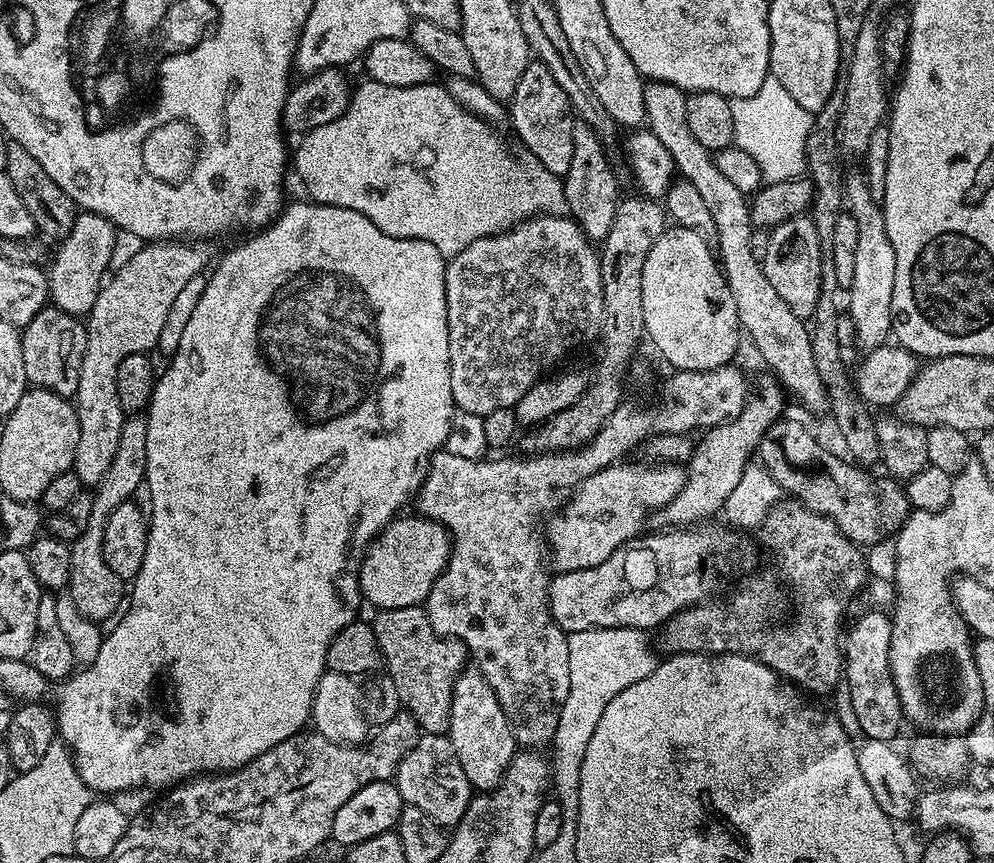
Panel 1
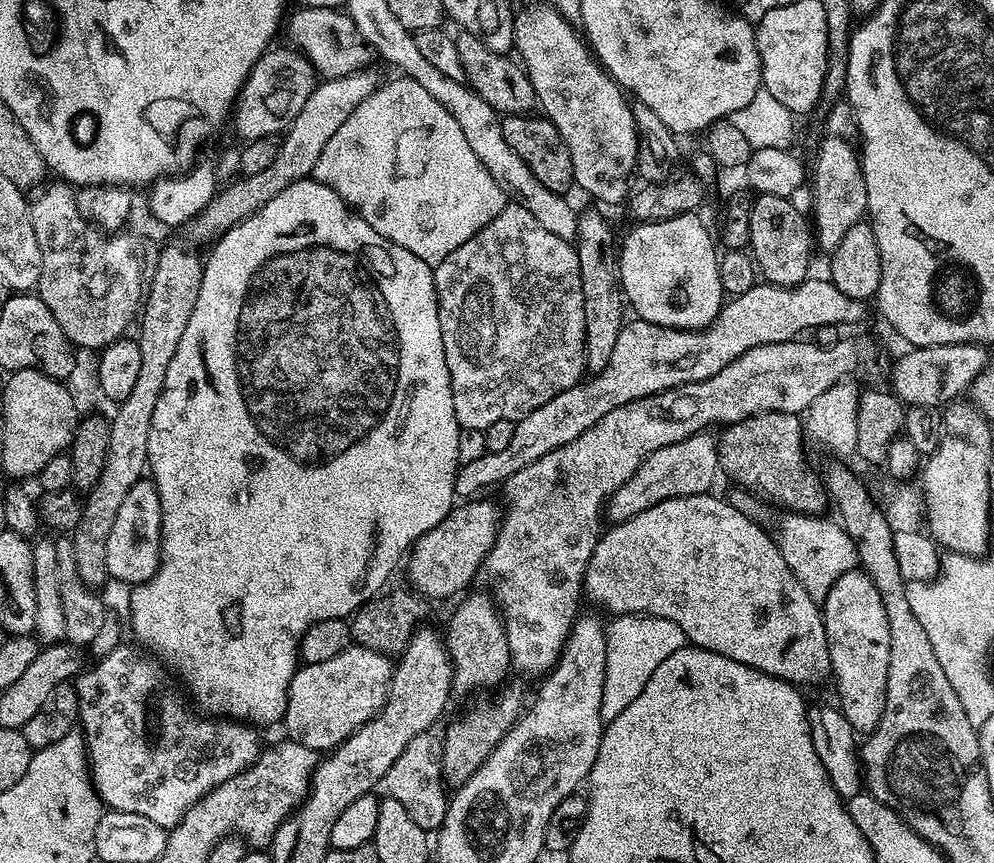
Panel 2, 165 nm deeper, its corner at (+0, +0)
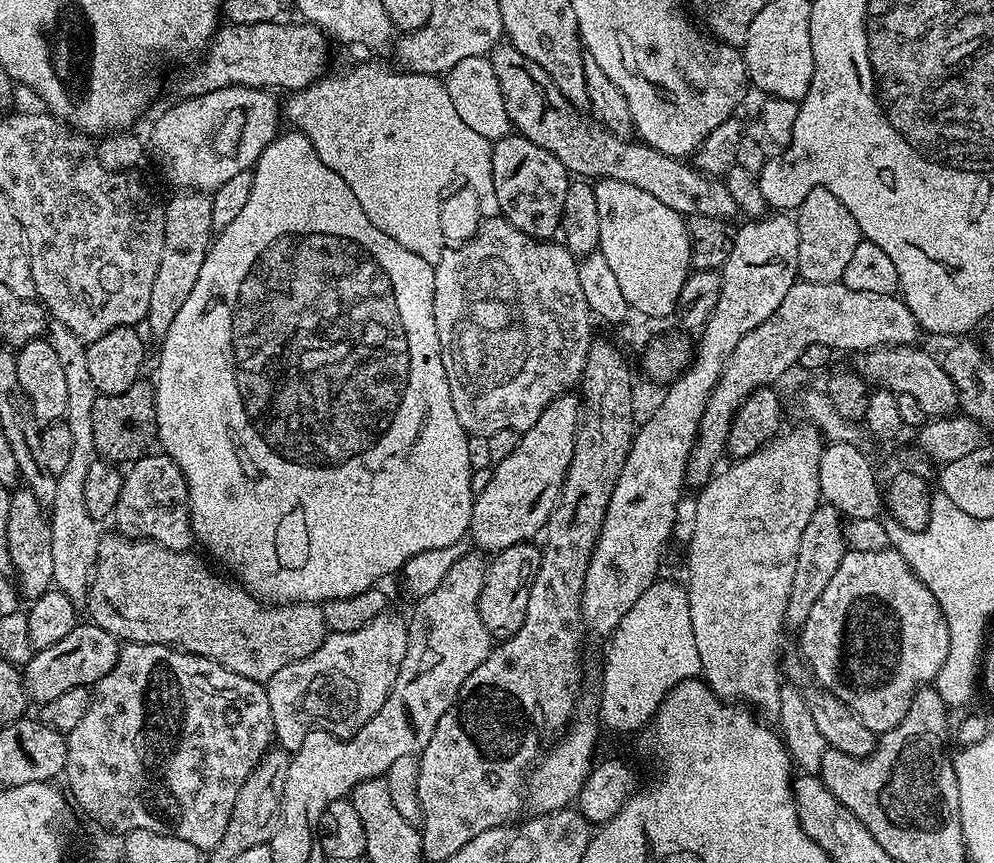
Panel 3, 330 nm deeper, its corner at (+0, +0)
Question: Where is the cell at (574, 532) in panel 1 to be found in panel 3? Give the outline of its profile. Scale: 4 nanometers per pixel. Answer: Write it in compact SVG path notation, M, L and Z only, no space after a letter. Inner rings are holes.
M800 280L782 298L778 310L762 322L762 326L754 326L738 346L734 346L734 354L728 356L726 366L722 370L722 378L714 386L710 394L710 402L700 419L700 430L695 444L692 446L692 452L688 455L688 469L686 480L693 489L699 490L712 479L717 471L716 463L726 452L728 435L732 420L736 416L736 411L742 406L742 402L754 391L755 388L767 388L775 385L779 376L784 376L793 367L794 369L800 363L800 355L803 350L814 343L821 343L840 352L852 352L859 354L868 352L872 348L902 348L912 346L917 343L916 340L922 336L920 323L910 314L910 310L905 306L903 299L899 295L890 294L870 294L863 290L850 290L843 282L838 284L815 284L809 280Z

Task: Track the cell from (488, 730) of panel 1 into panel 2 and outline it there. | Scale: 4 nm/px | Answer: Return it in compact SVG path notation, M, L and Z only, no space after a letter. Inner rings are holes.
M469 591L448 620L446 643L448 655L452 658L452 691L457 697L464 696L467 692L480 694L503 685L509 679L508 672L512 668L504 617L500 615L495 599L487 591L479 591Z

